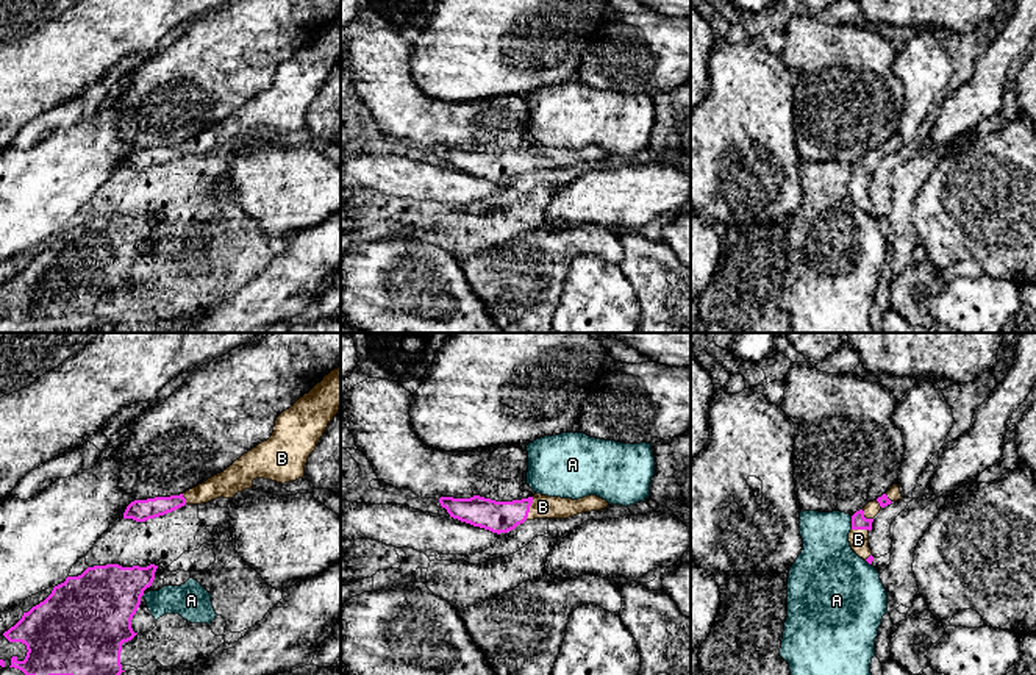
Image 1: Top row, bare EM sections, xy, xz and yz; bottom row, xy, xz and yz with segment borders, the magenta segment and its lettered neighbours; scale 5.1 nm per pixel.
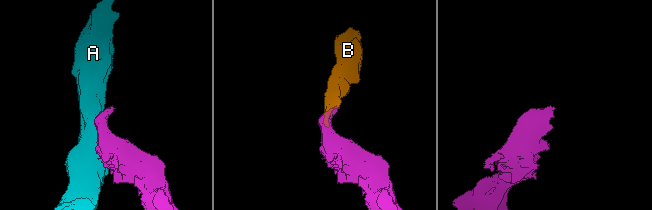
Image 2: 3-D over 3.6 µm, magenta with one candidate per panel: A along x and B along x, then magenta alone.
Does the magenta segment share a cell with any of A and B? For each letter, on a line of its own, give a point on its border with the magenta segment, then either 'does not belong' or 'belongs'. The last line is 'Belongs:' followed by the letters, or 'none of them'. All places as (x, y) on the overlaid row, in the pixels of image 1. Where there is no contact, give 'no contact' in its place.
A: yz (852, 522) | does not belong
B: xz (528, 508) | belongs
Belongs: B

